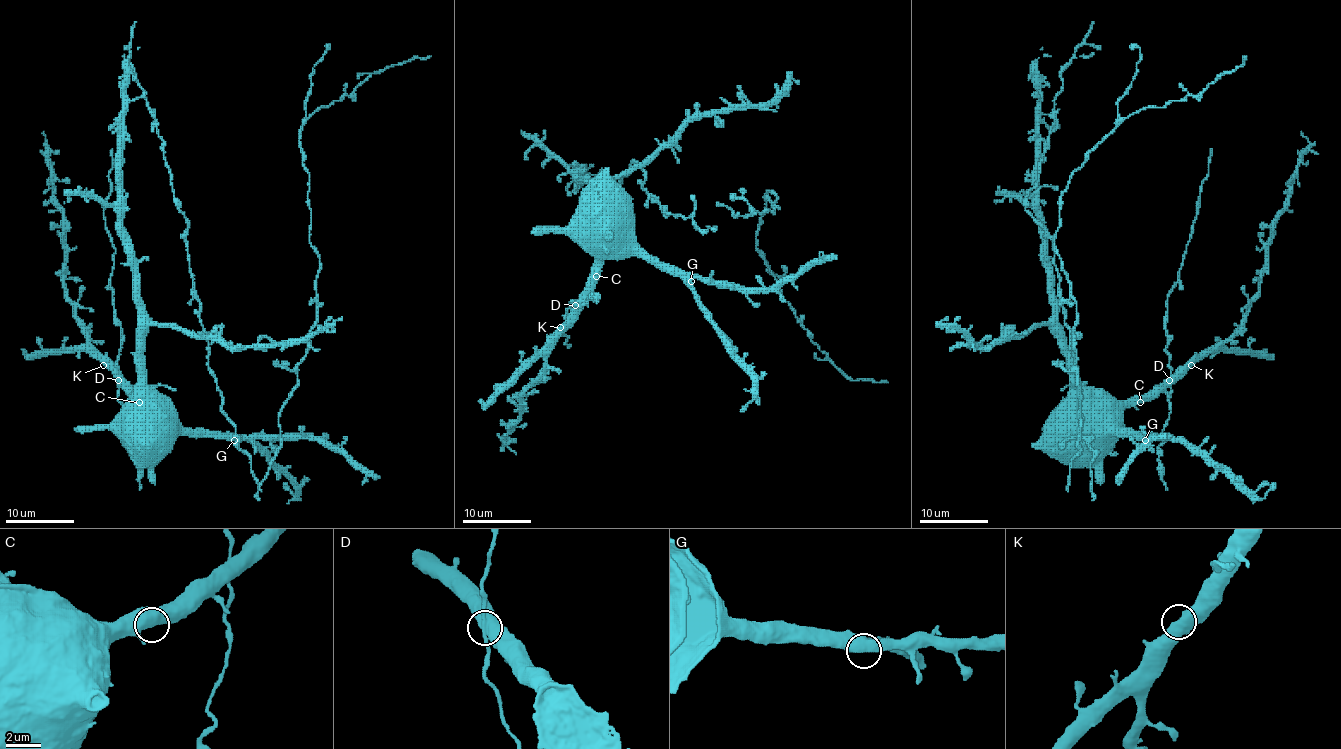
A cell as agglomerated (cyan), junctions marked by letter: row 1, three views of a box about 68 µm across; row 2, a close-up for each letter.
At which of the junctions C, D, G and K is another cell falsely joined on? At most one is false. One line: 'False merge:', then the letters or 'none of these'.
False merge: none of these

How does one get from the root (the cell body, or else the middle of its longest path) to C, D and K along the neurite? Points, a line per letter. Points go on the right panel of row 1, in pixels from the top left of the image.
C: (1061, 431), (1082, 409), (1140, 402)
D: (1061, 431), (1082, 409), (1148, 401), (1169, 380)
K: (1061, 431), (1082, 409), (1128, 406), (1155, 397), (1191, 365)

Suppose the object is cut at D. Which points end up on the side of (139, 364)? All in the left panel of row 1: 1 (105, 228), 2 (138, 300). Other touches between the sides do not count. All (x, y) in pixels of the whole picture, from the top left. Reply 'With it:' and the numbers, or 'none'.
With it: 2

